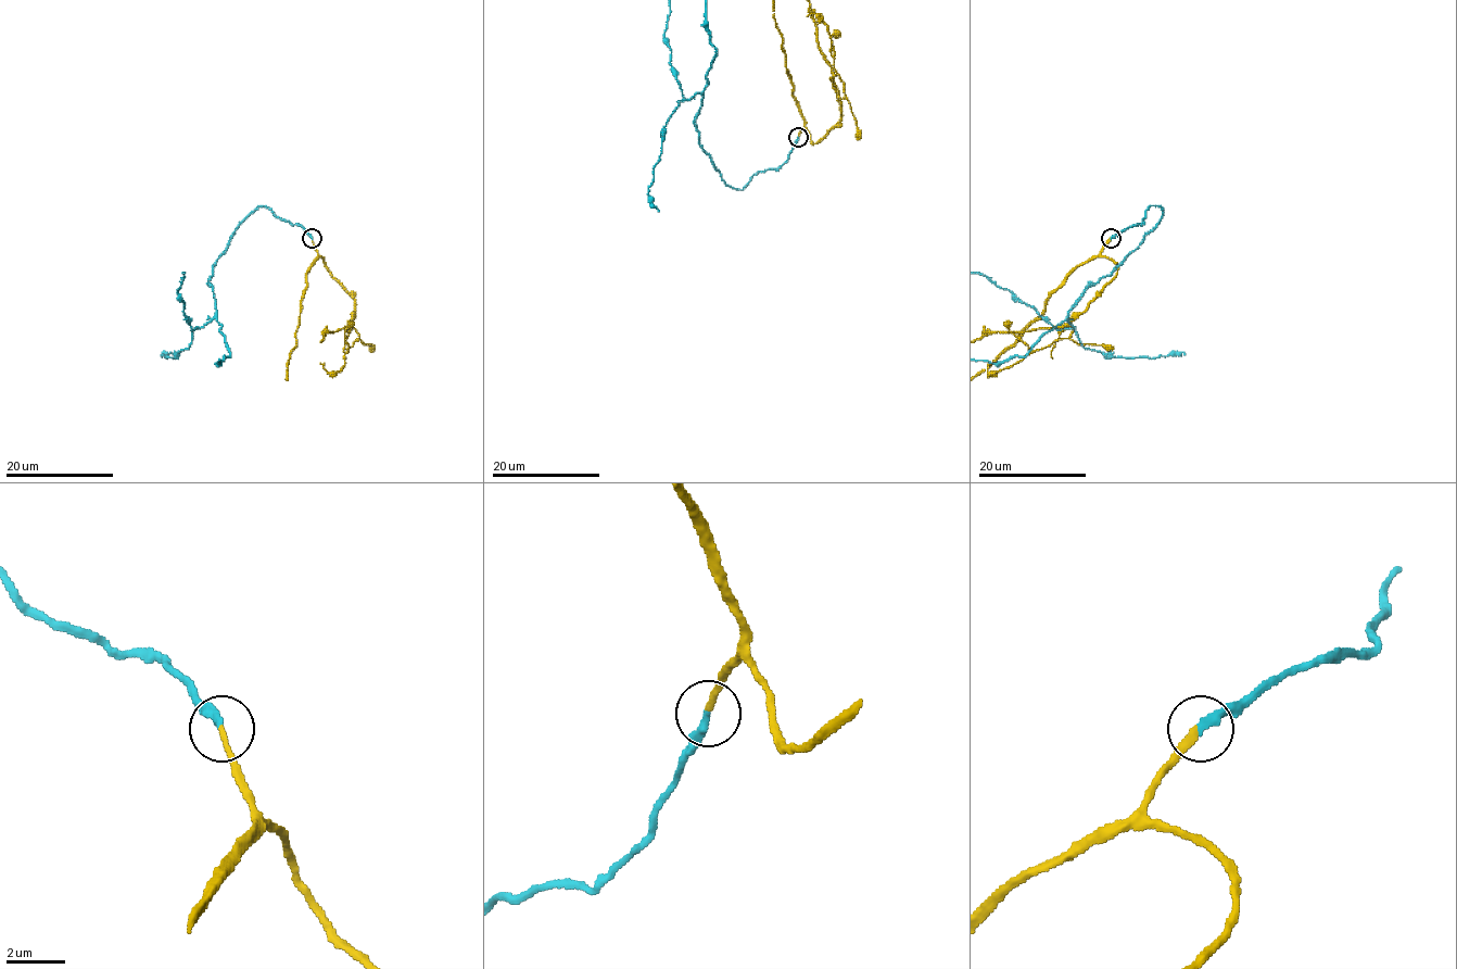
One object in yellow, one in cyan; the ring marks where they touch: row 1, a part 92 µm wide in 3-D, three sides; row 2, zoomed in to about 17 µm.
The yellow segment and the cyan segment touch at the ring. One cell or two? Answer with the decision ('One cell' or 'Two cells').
One cell

